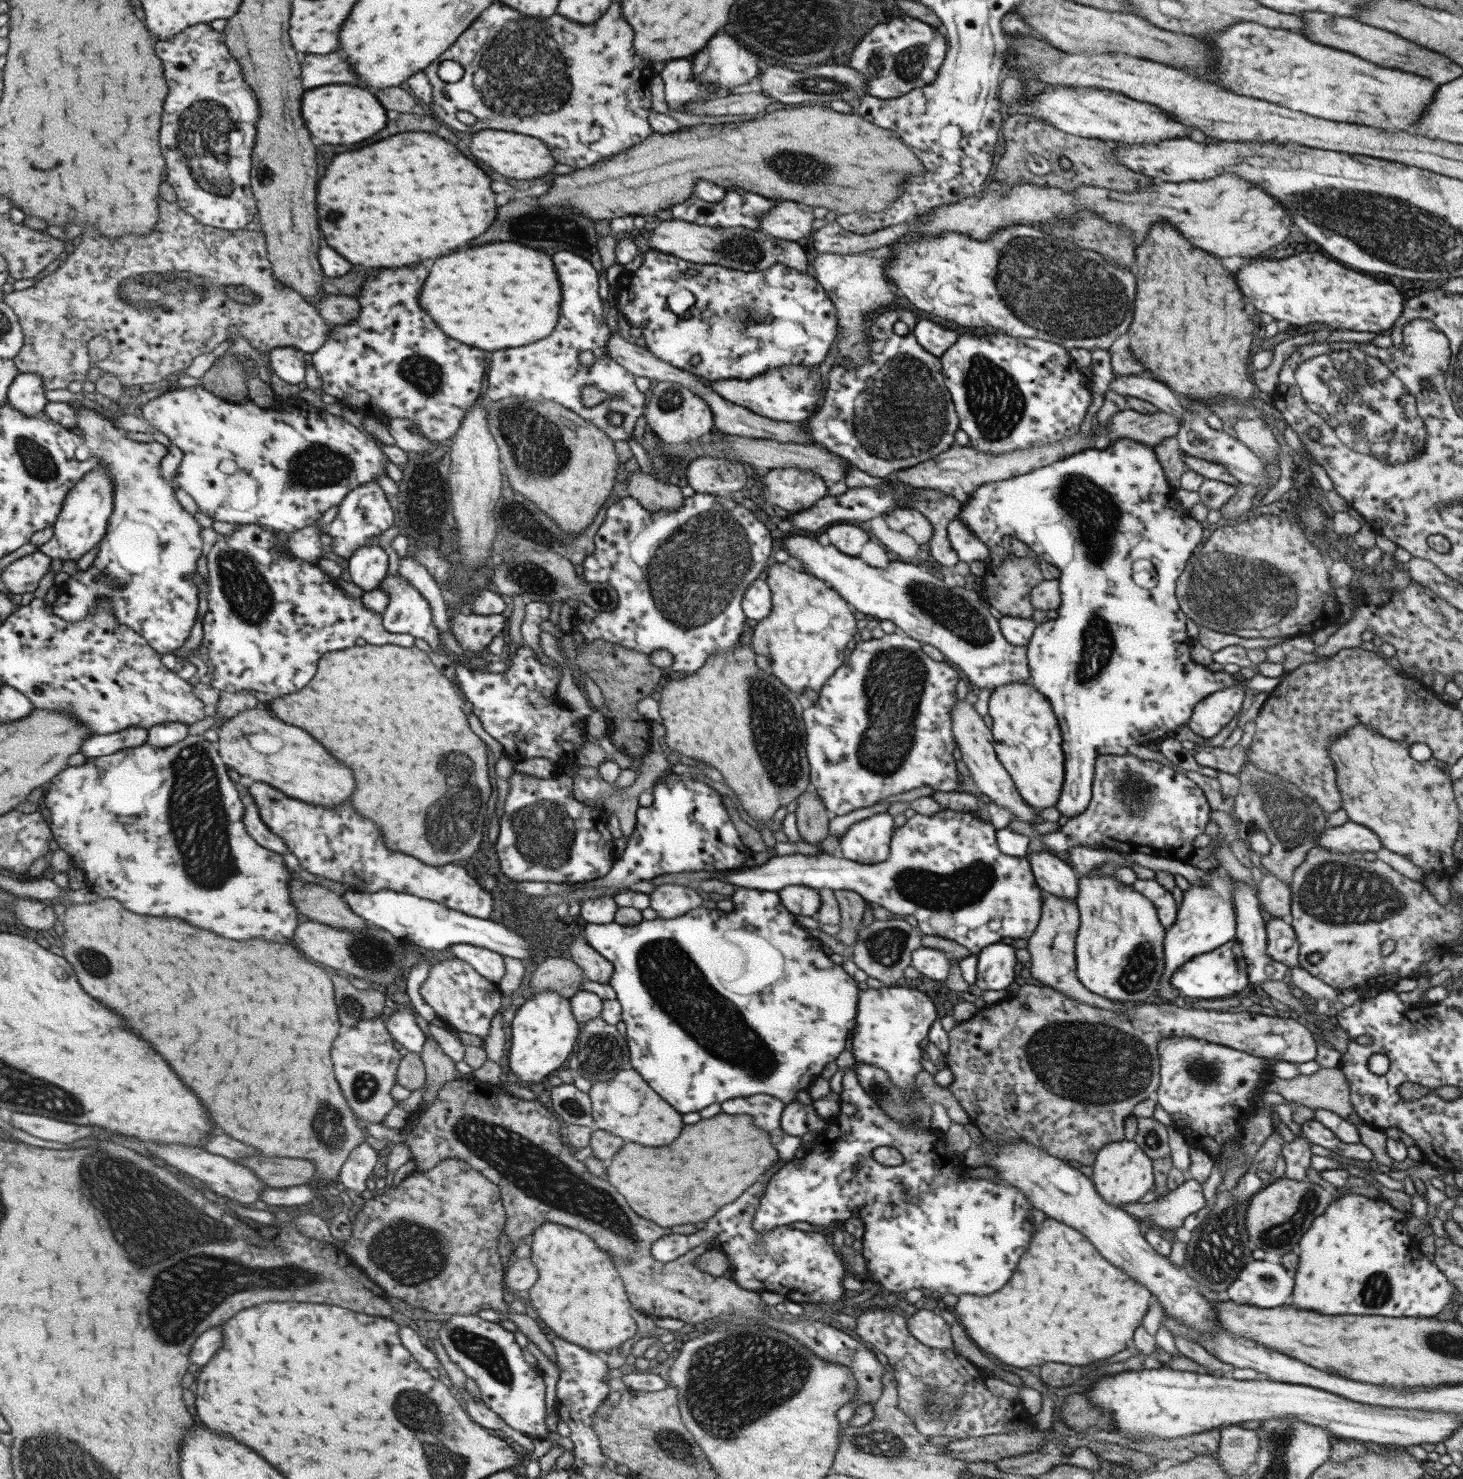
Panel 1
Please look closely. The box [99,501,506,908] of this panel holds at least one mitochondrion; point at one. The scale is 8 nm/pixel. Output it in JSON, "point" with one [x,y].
{"point":[198,818]}

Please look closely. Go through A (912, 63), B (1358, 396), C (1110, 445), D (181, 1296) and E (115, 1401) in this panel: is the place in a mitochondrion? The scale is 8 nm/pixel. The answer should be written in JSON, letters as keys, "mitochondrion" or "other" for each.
{"A":"mitochondrion","B":"mitochondrion","C":"other","D":"mitochondrion","E":"other"}

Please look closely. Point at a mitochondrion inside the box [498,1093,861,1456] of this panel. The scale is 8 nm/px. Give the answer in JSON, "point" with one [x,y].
{"point":[721,1398]}

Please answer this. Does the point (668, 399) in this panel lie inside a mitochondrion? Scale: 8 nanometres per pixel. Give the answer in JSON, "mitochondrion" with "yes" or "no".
{"mitochondrion":"yes"}

